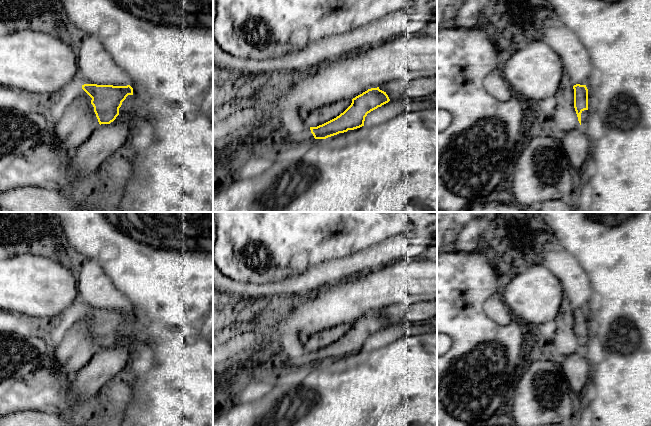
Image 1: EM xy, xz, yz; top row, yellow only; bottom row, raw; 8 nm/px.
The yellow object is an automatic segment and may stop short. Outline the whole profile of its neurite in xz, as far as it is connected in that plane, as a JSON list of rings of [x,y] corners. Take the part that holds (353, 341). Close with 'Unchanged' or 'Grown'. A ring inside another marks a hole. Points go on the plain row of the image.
[[[371,312],[352,323],[351,329],[336,342],[317,351],[299,351],[285,355],[275,361],[280,367],[308,366],[313,363],[326,363],[339,357],[364,350],[365,341],[371,335],[390,325],[386,316]]]. Grown

